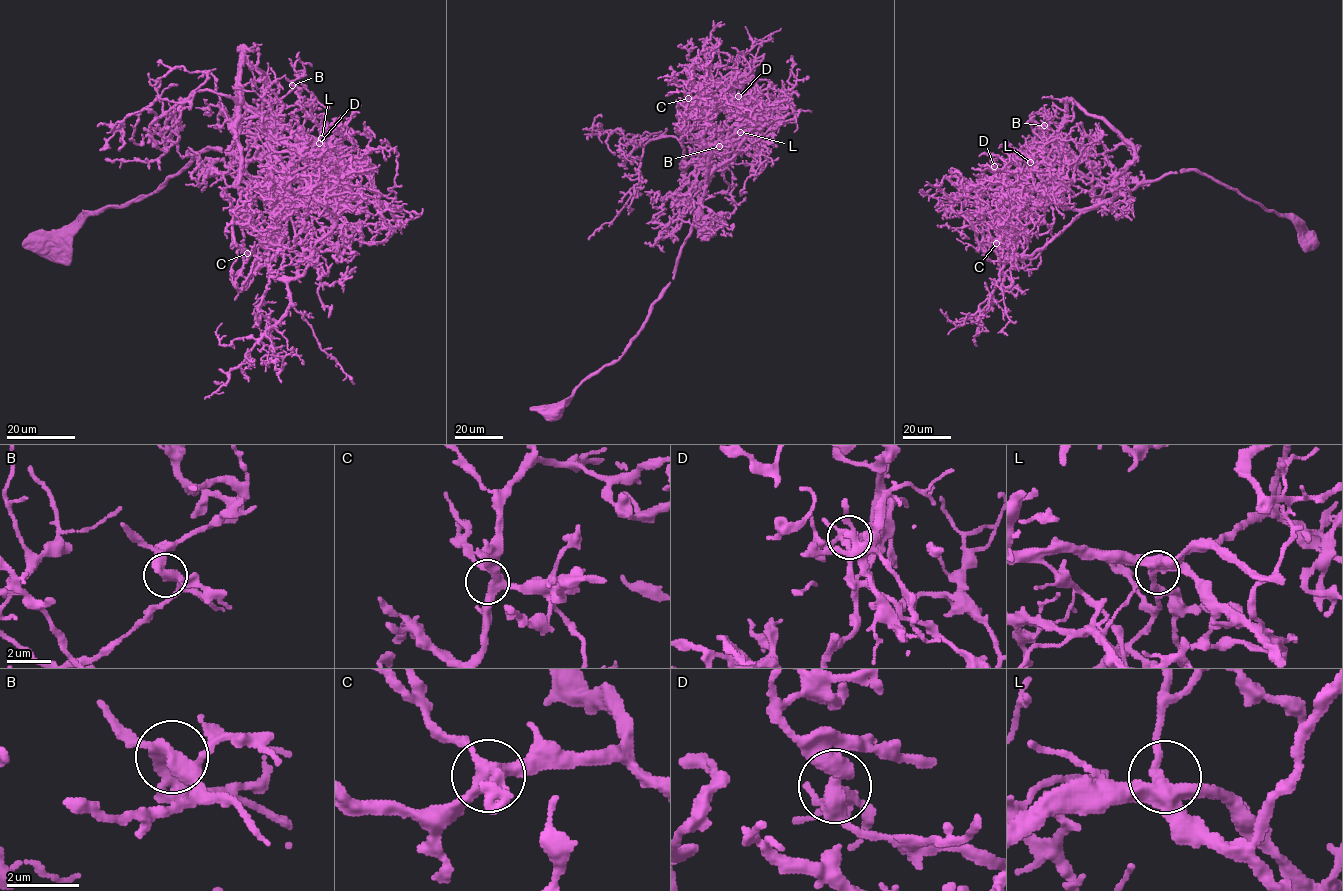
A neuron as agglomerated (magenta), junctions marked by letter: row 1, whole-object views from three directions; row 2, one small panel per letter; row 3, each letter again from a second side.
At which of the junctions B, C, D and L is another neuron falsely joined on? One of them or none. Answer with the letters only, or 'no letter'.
no letter

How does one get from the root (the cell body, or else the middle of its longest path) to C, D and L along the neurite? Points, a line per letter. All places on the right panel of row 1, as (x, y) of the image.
C: (1309, 243), (1287, 217), (1194, 170), (1166, 173), (1083, 210), (1034, 258), (1018, 257), (1008, 246), (996, 243)
D: (1309, 243), (1287, 217), (1194, 170), (1070, 209), (1032, 163), (1019, 175), (994, 166)
L: (1309, 243), (1287, 217), (1194, 170), (1070, 209), (1051, 178), (1030, 162)

